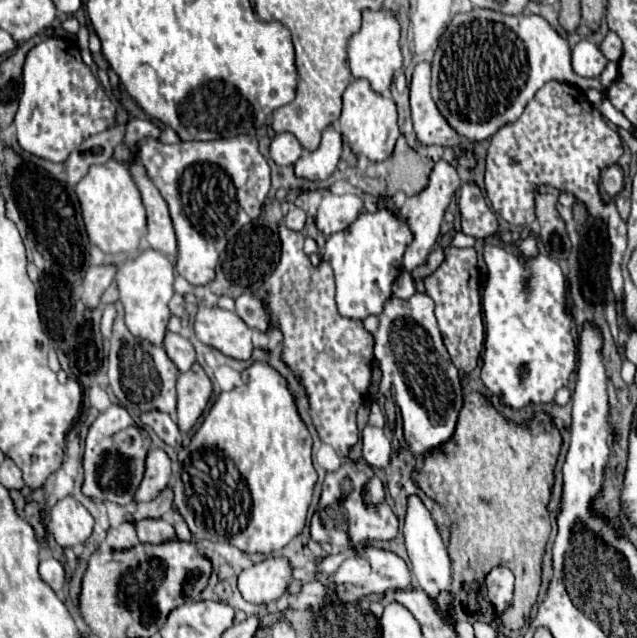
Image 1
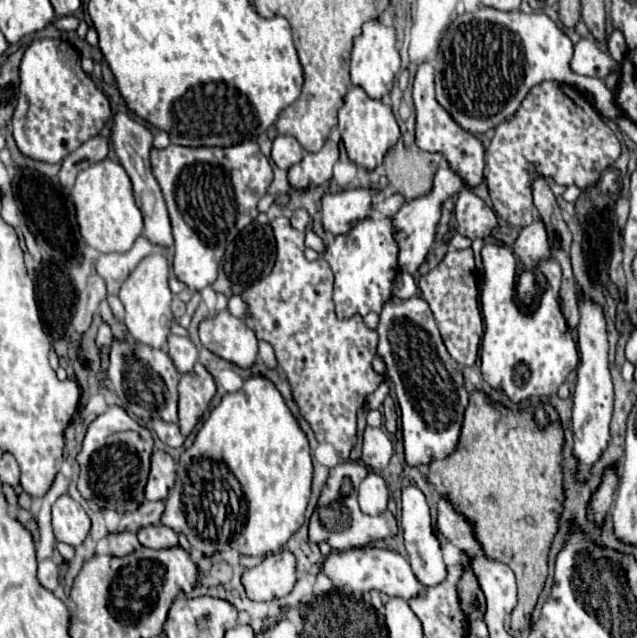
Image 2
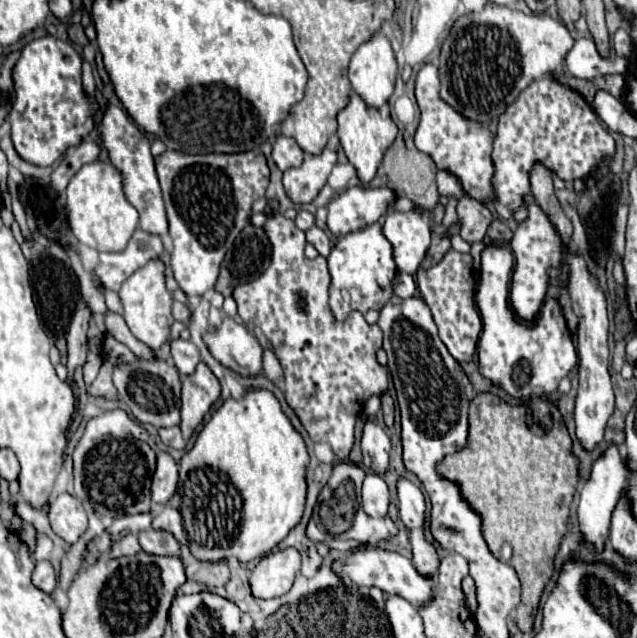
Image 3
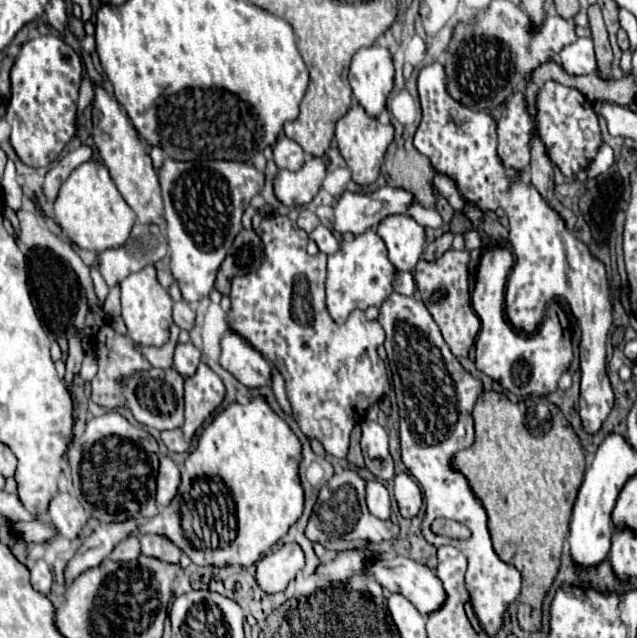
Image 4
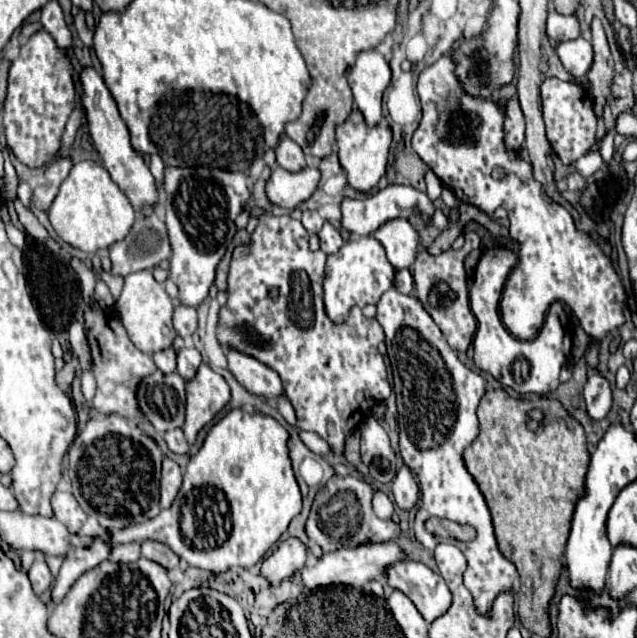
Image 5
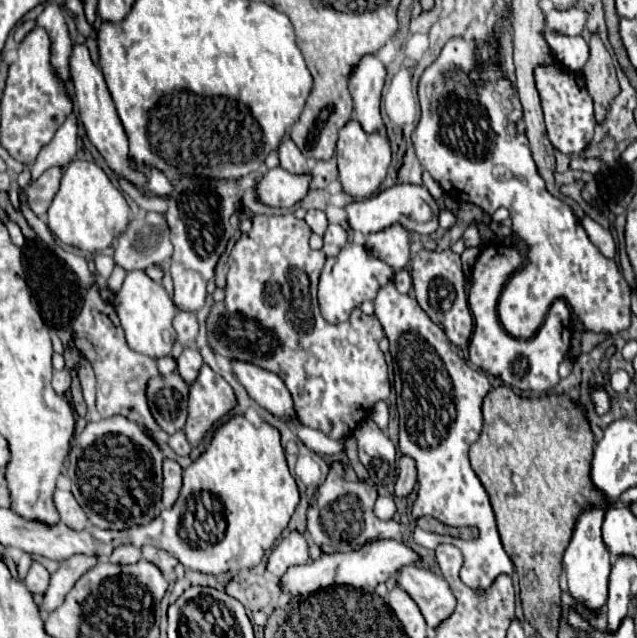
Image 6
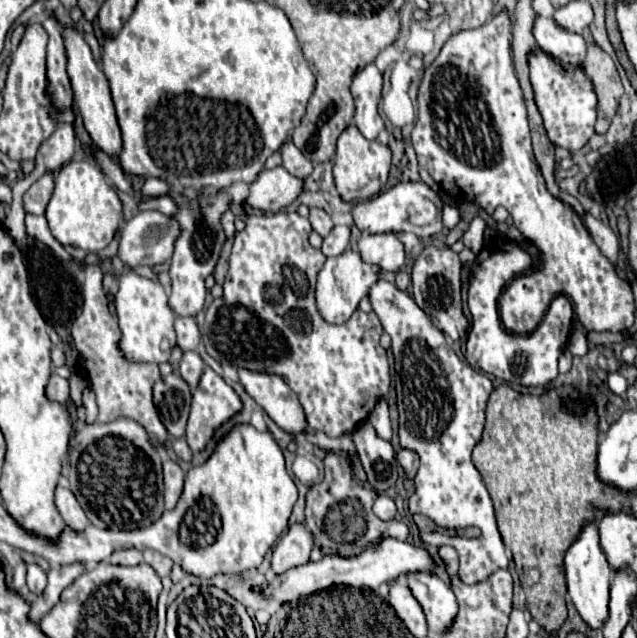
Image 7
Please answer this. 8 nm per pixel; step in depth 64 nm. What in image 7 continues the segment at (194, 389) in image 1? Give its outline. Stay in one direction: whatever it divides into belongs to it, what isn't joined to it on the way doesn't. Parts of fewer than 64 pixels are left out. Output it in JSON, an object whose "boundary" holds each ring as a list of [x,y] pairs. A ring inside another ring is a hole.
{"boundary":[[[206,366],[198,388],[192,392],[192,408],[190,408],[188,428],[186,428],[186,440],[192,448],[192,452],[202,452],[206,448],[206,444],[210,442],[210,438],[214,436],[214,432],[240,410],[242,410],[242,402],[240,402],[238,394],[212,368]]]}

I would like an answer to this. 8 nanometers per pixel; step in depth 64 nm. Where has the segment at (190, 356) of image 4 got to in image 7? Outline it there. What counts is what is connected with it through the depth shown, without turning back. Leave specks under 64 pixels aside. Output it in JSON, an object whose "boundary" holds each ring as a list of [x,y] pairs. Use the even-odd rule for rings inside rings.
{"boundary":[[[184,352],[180,360],[180,374],[192,390],[198,386],[202,372],[204,372],[204,360],[196,352]]]}

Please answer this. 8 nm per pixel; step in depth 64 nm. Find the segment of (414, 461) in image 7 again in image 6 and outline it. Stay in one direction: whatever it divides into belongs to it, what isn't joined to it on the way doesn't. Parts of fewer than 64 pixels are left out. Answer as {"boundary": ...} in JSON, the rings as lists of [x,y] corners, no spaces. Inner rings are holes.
{"boundary":[[[400,456],[398,466],[400,476],[396,482],[396,496],[408,496],[416,484],[416,462],[410,456]]]}

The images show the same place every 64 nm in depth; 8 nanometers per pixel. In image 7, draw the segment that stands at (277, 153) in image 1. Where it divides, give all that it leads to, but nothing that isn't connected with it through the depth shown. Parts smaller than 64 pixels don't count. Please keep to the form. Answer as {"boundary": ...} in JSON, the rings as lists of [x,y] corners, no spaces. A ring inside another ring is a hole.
{"boundary":[[[286,140],[284,146],[280,148],[282,160],[284,160],[284,168],[296,176],[296,178],[308,178],[312,174],[312,162],[308,158],[304,158],[304,154],[292,144],[292,140]]]}

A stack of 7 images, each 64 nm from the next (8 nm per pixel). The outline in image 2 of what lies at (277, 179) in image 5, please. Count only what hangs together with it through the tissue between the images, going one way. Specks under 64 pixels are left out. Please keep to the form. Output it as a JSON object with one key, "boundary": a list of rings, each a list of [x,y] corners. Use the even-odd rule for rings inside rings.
{"boundary":[[[330,138],[320,152],[306,152],[302,162],[288,168],[288,182],[294,190],[306,190],[322,186],[332,178],[332,166],[338,160],[338,144]]]}

